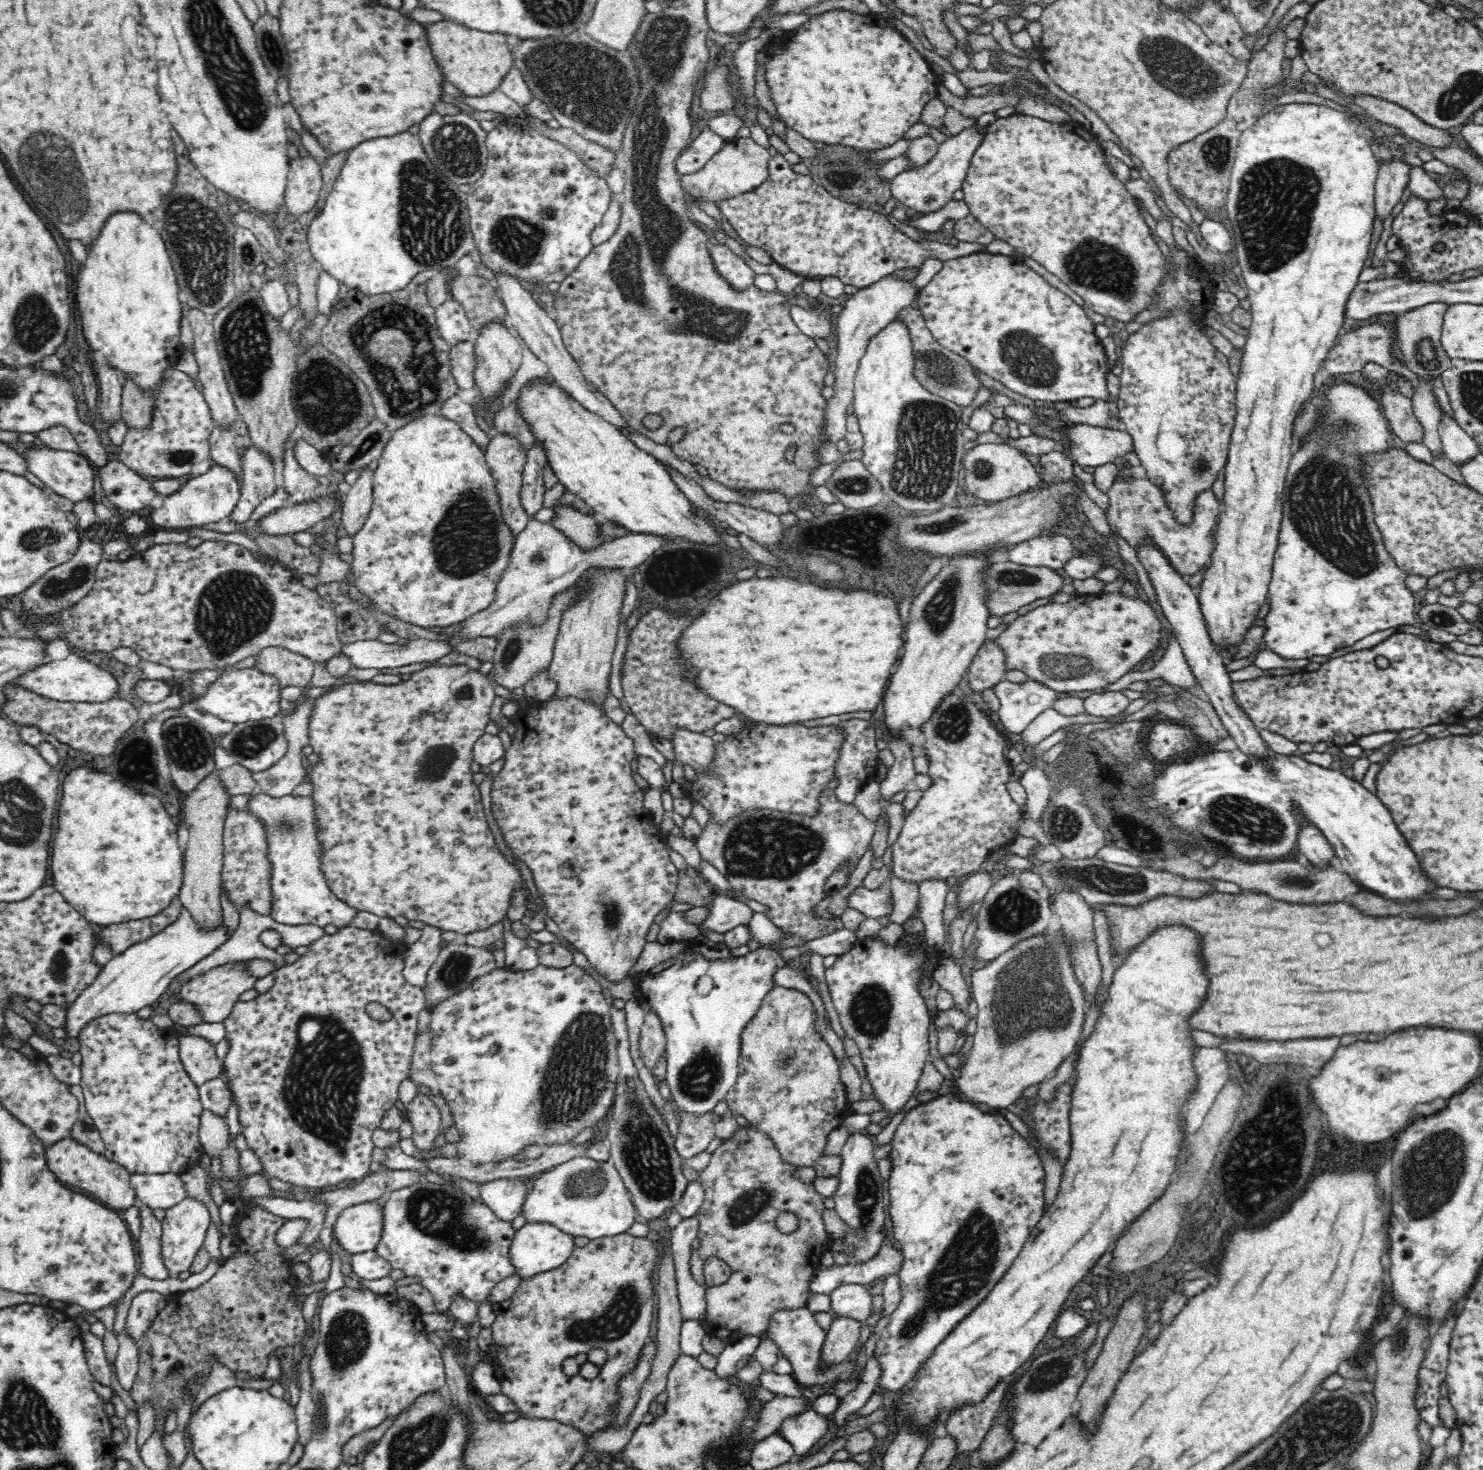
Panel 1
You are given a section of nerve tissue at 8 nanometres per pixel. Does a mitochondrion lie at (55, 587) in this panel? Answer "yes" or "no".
yes

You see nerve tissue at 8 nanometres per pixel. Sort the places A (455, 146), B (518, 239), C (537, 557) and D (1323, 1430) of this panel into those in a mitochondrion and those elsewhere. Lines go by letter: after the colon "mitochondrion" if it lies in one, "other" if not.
A: mitochondrion
B: mitochondrion
C: mitochondrion
D: mitochondrion

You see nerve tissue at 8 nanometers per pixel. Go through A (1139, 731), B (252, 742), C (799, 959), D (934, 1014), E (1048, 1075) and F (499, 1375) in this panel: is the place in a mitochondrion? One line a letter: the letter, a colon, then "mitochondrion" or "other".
A: other
B: mitochondrion
C: other
D: other
E: other
F: other

